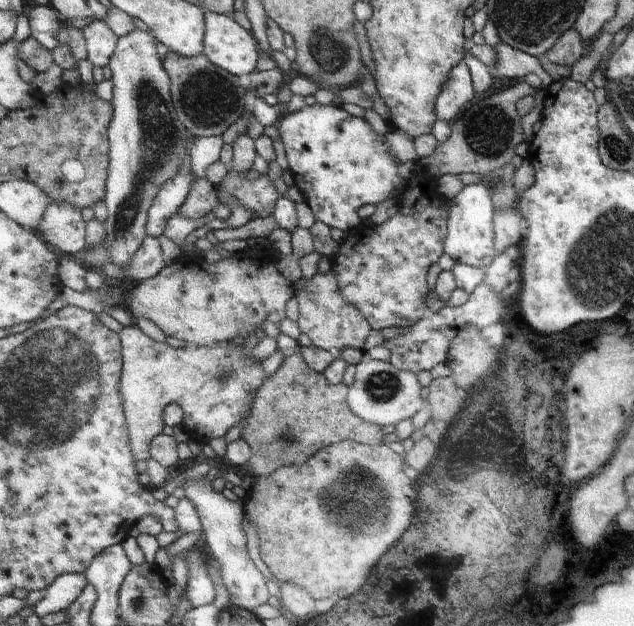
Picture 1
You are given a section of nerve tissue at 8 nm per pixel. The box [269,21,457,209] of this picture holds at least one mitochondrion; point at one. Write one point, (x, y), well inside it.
(331, 54)

